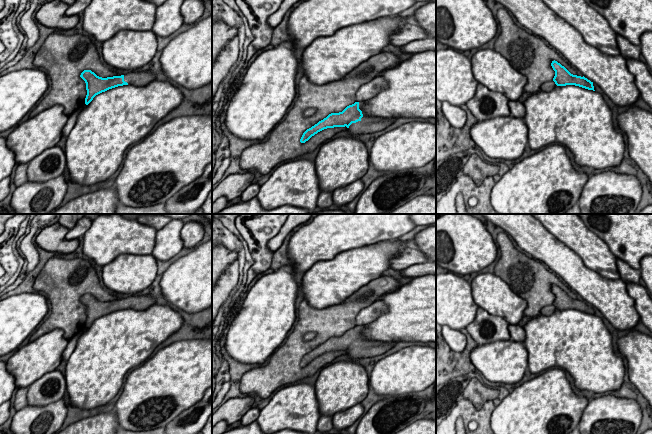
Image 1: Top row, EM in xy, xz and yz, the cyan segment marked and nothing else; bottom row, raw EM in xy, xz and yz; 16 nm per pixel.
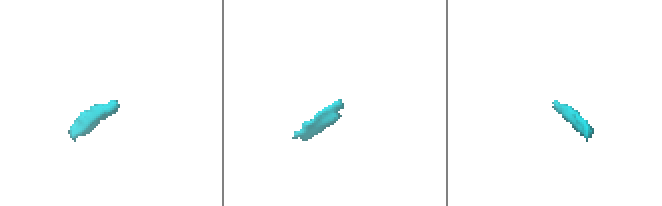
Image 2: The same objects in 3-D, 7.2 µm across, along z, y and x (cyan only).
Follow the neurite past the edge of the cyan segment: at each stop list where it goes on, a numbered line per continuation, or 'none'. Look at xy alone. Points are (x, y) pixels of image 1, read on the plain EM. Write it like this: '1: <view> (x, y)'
1: xy (137, 302)

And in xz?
1: xz (369, 348)

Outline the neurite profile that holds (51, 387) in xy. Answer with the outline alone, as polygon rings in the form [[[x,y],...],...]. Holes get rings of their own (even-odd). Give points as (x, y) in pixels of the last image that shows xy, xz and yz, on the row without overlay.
[[[59,370],[46,373],[29,386],[27,405],[47,406],[63,398],[66,391],[65,376]]]

